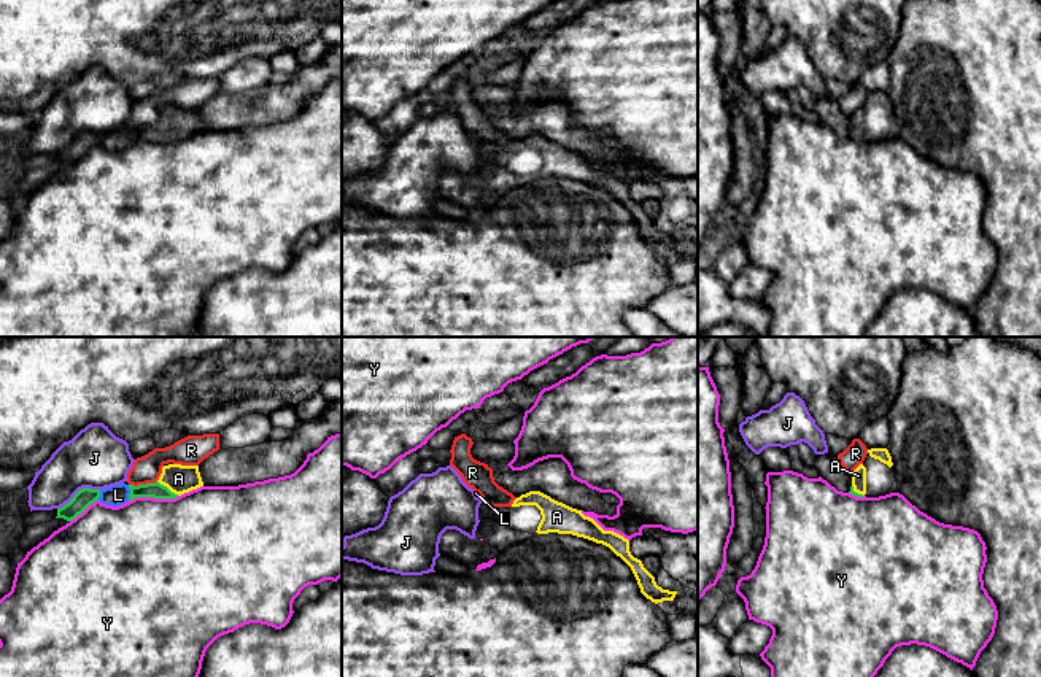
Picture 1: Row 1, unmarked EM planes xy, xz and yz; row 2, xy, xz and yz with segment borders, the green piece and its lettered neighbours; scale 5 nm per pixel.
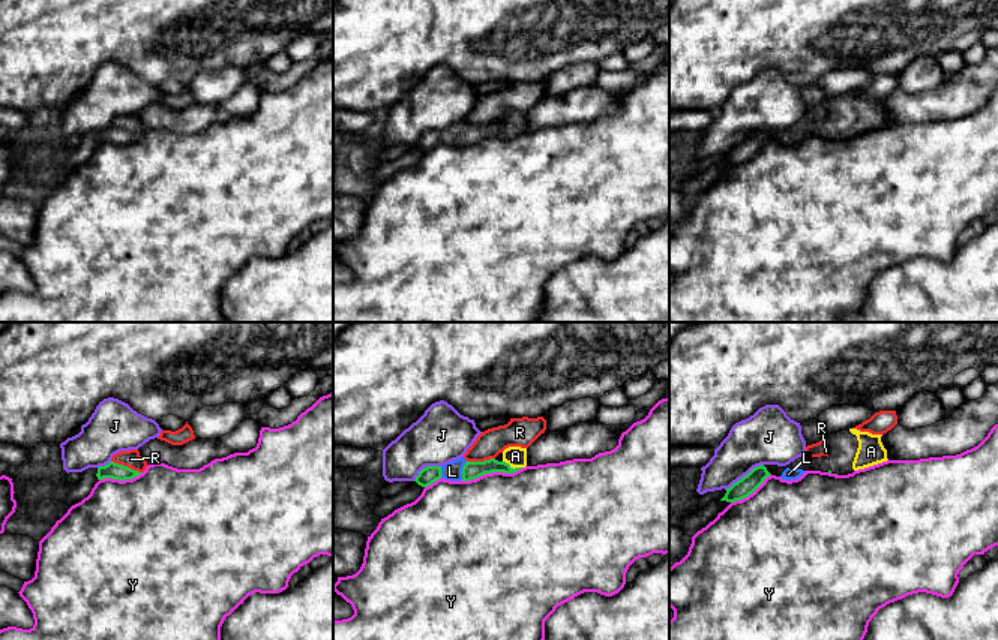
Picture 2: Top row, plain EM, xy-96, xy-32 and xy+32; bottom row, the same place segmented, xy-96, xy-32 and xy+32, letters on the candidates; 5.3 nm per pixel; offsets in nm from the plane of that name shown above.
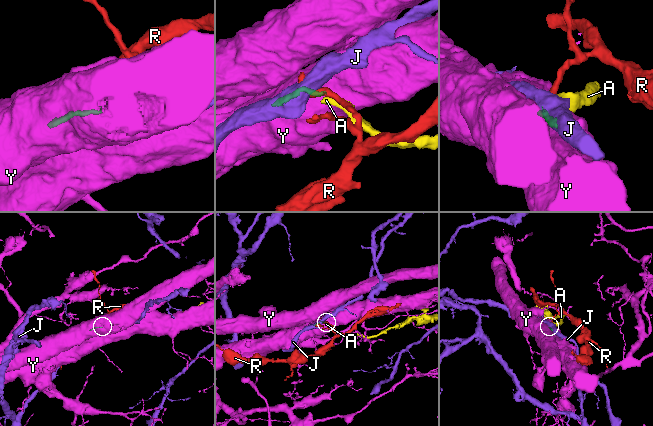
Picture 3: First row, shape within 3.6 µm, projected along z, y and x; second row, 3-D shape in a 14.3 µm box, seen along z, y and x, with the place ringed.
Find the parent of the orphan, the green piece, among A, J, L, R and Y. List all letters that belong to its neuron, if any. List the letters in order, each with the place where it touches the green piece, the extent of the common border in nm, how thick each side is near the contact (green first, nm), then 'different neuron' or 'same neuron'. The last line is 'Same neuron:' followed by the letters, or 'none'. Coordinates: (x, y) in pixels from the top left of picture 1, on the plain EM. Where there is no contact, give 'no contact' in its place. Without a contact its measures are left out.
A: xy (167, 132) | 130 nm | 80/150 nm | same neuron
J: xy (78, 135) | 240 nm | 90/300 nm | different neuron
L: xy (131, 137) | 80 nm | 80/100 nm | same neuron
R: xy (142, 129) | 150 nm | 80/140 nm | different neuron
Y: xy (153, 140) | 260 nm | 80/480 nm | different neuron
Same neuron: A, L

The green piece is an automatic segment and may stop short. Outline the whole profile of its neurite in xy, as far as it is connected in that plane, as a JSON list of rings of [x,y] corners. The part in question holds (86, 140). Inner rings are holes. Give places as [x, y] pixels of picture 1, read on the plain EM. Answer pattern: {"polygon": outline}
{"polygon": [[[168,108],[162,111],[162,118],[156,127],[138,130],[121,127],[105,133],[83,132],[68,148],[57,153],[56,162],[72,165],[95,145],[118,151],[135,141],[175,143],[200,130],[203,130],[203,126],[199,110]]]}

